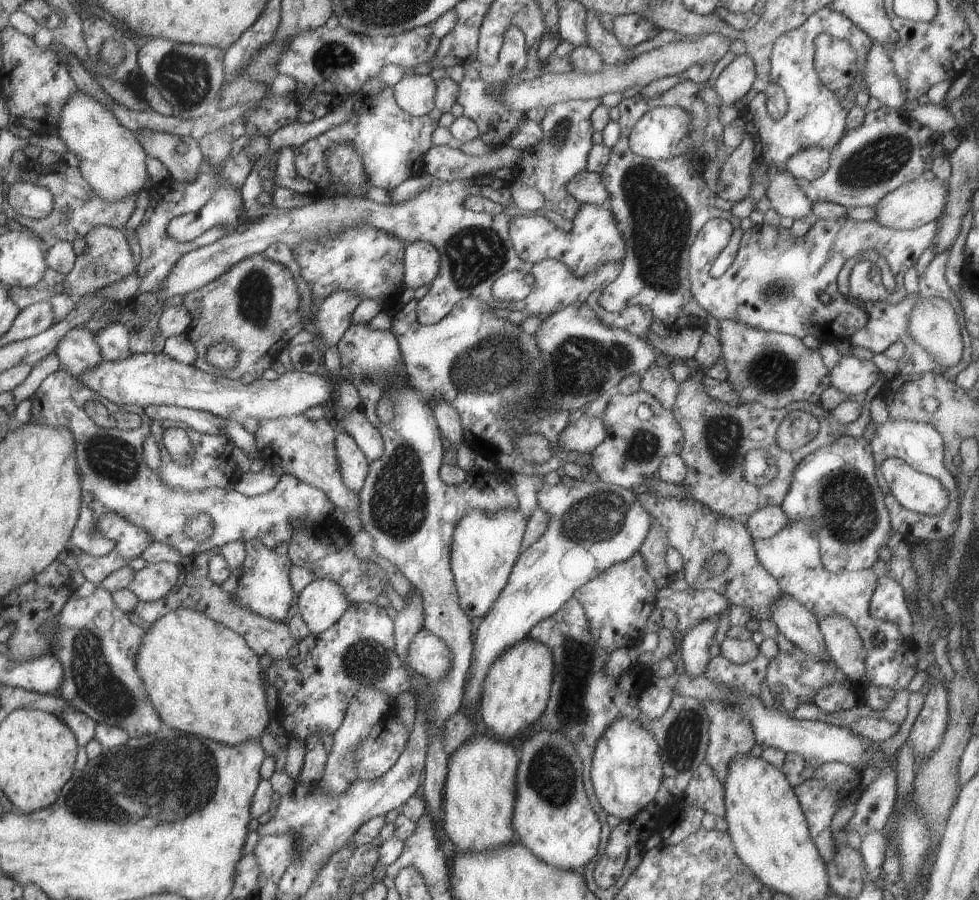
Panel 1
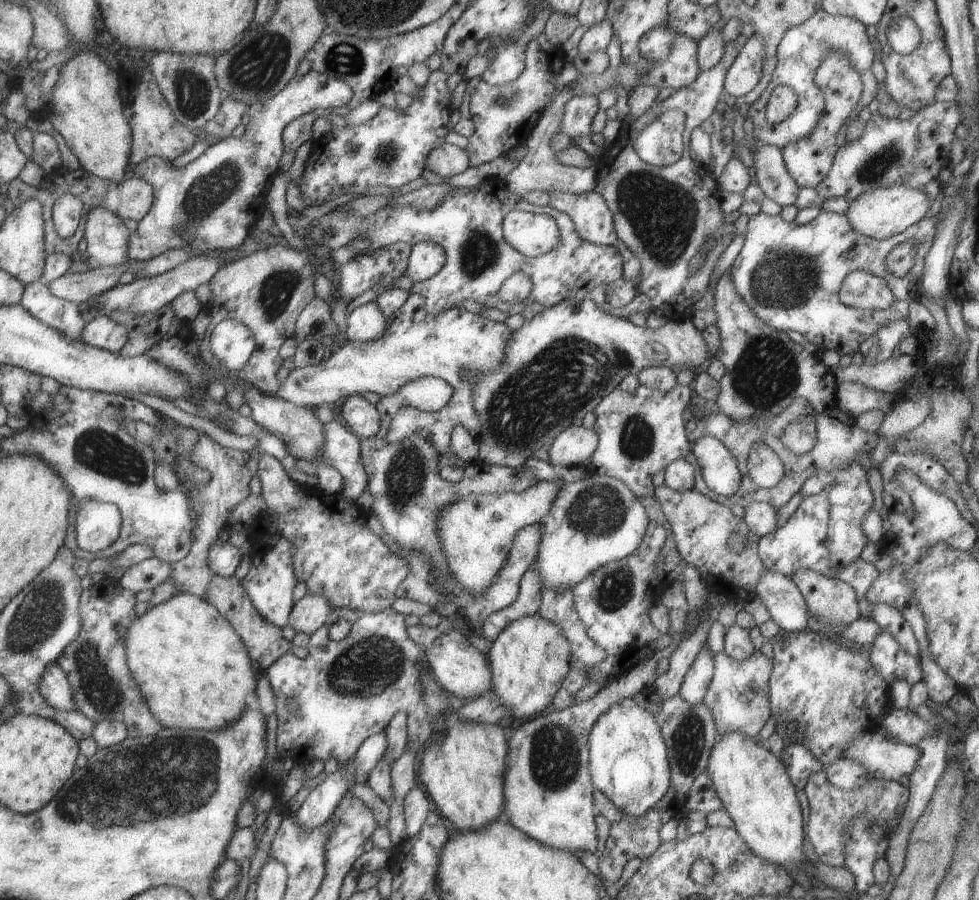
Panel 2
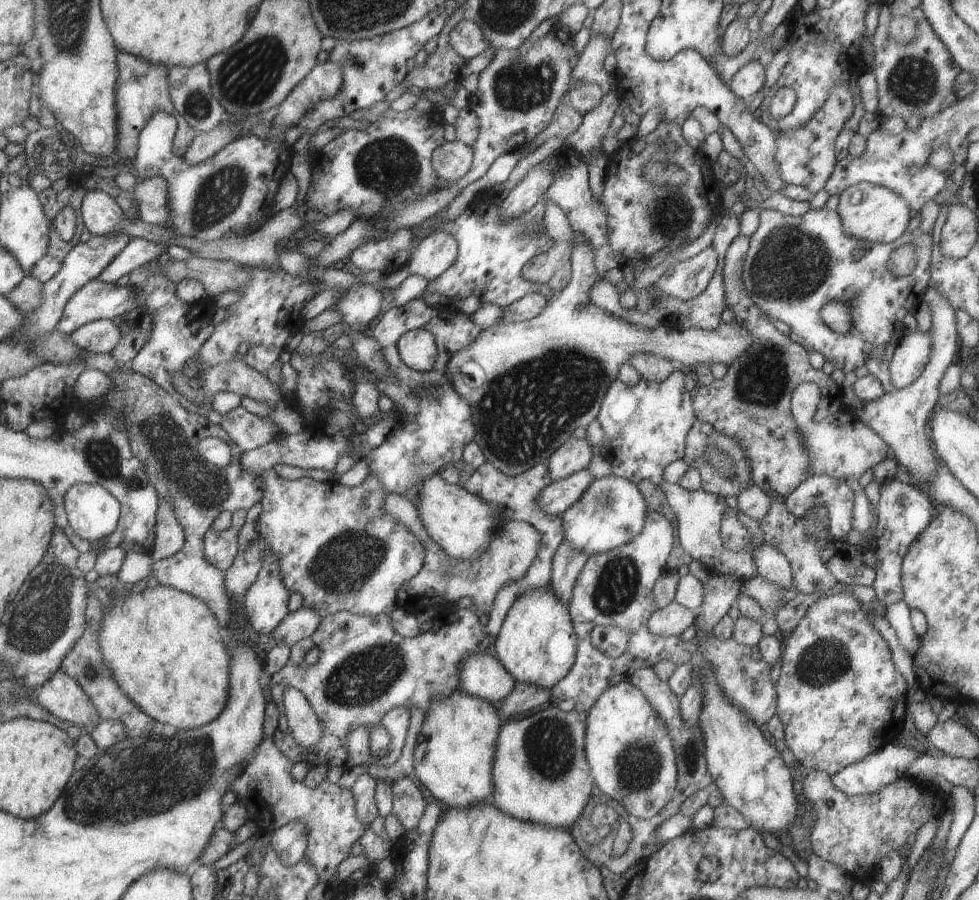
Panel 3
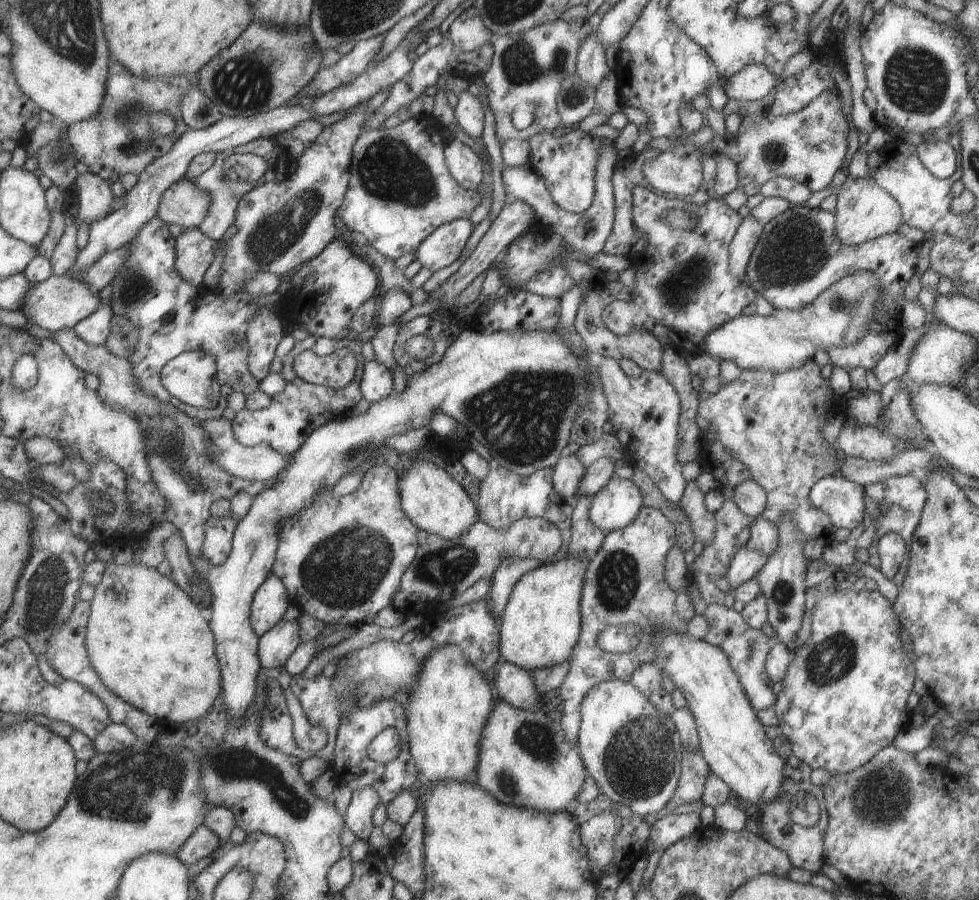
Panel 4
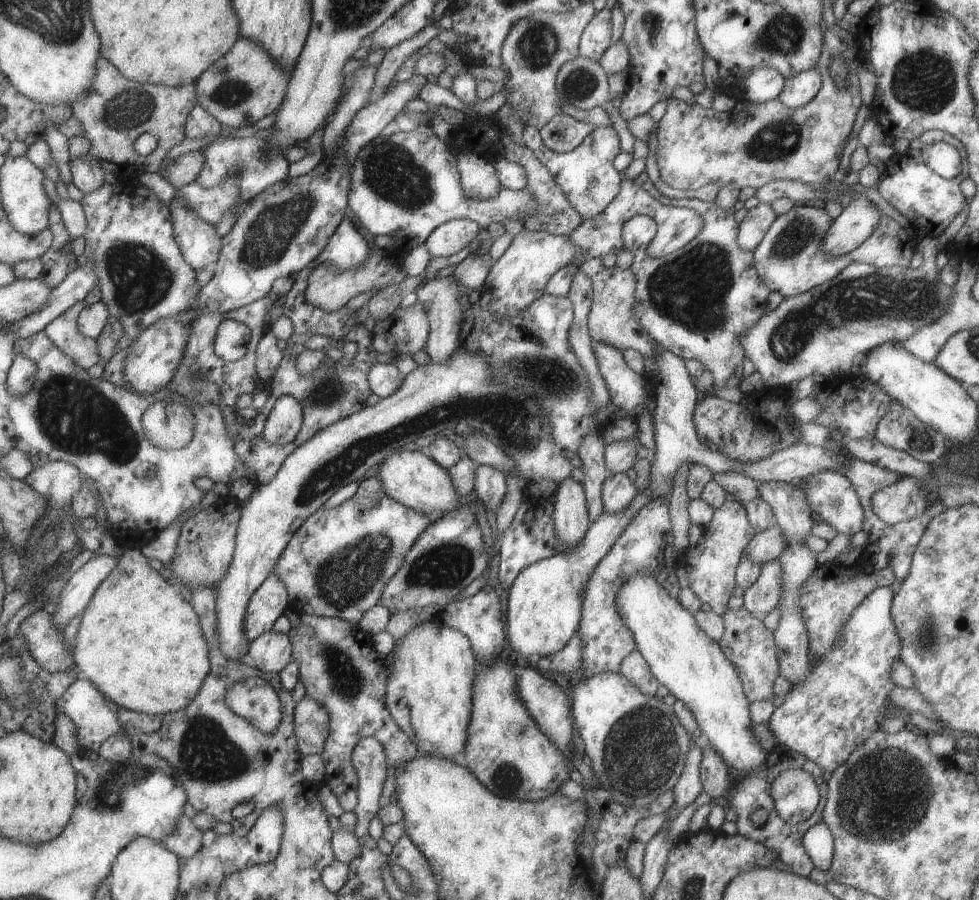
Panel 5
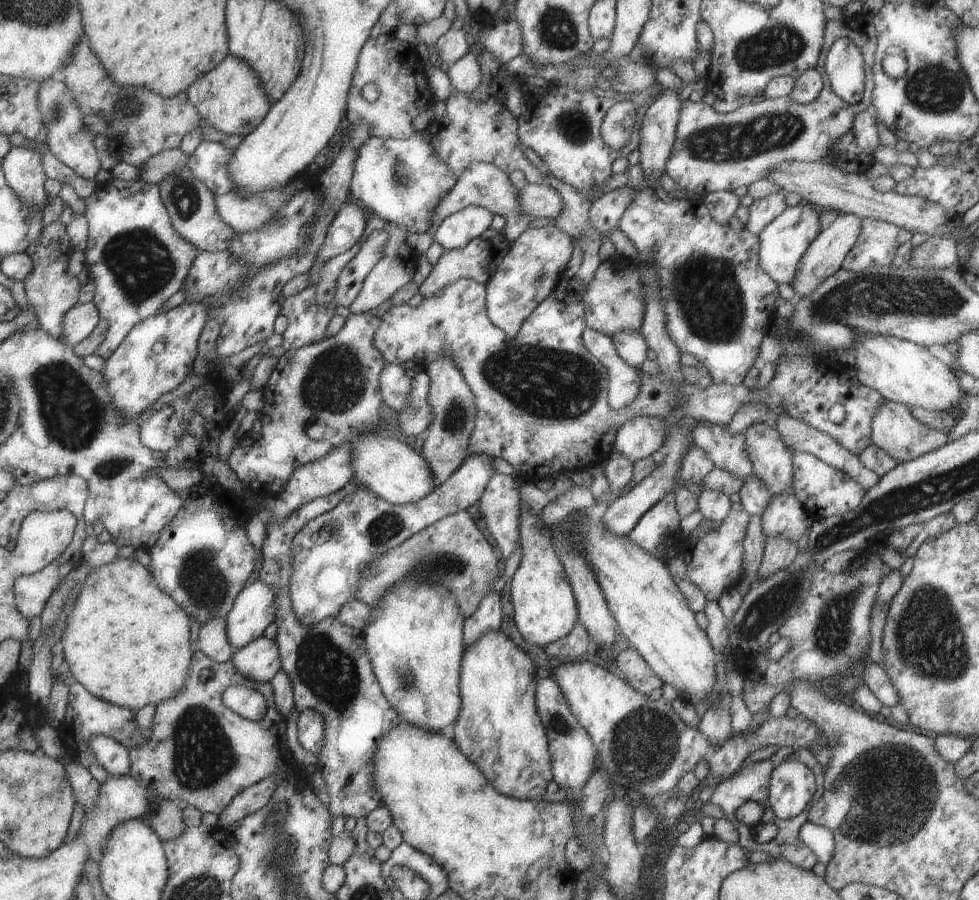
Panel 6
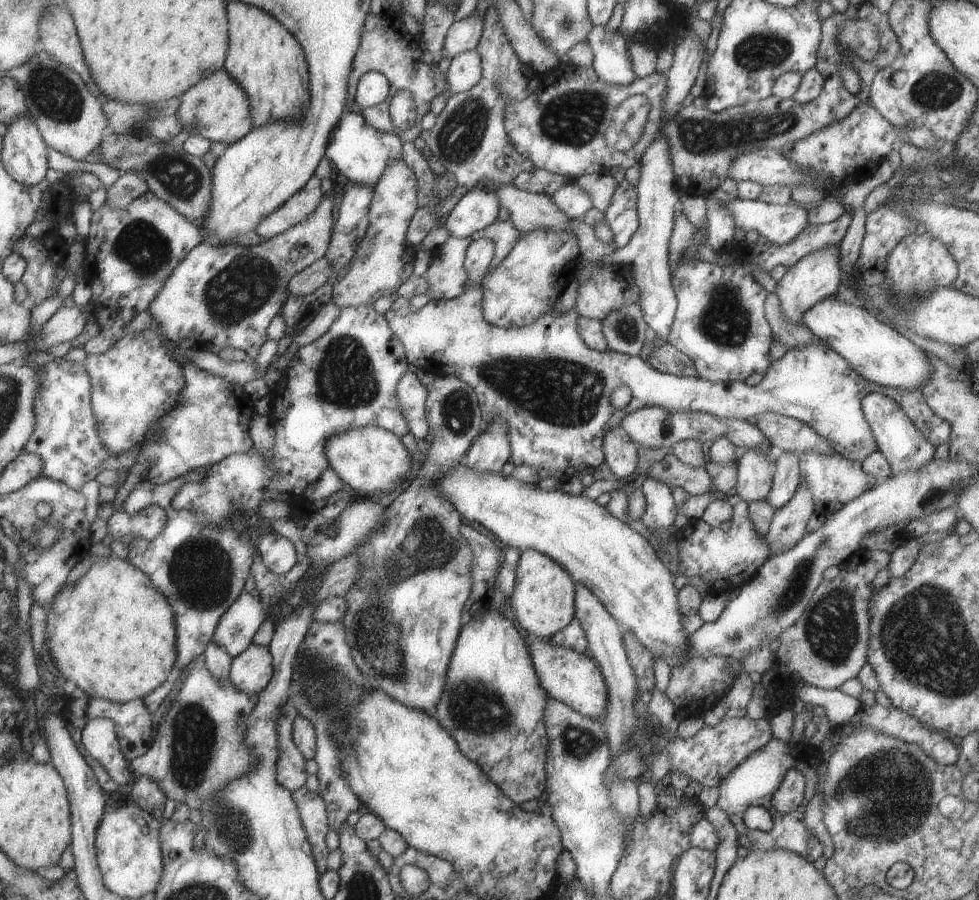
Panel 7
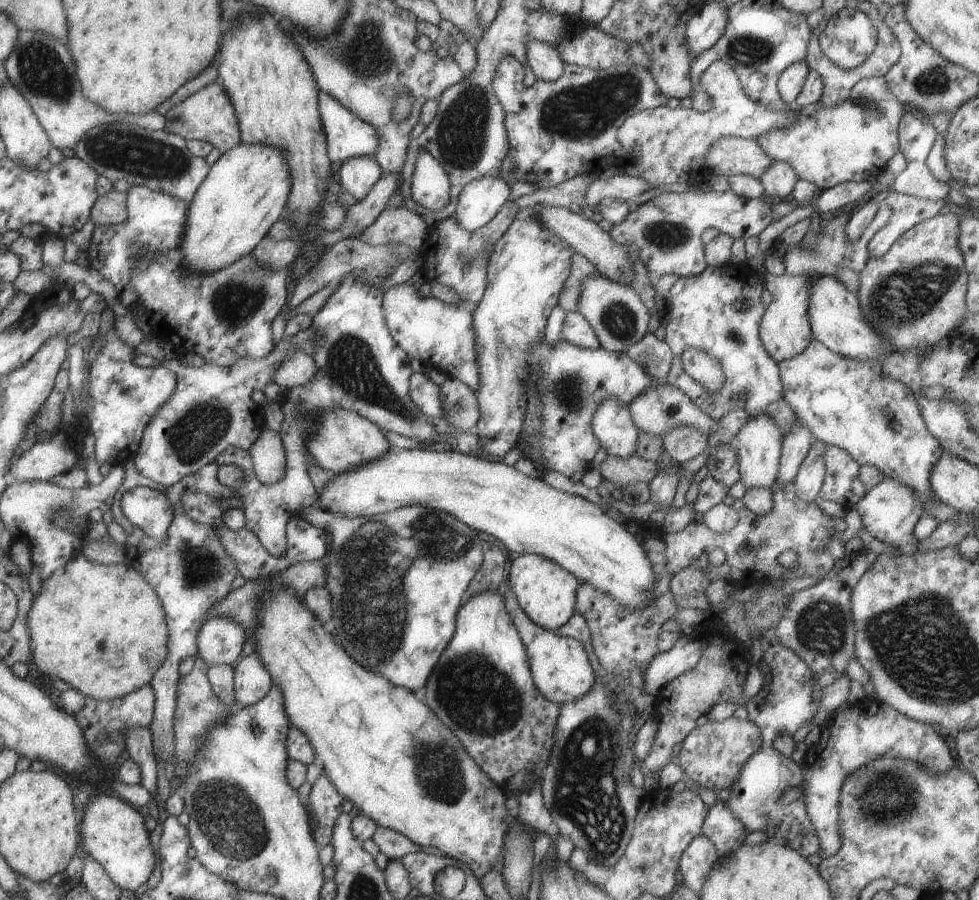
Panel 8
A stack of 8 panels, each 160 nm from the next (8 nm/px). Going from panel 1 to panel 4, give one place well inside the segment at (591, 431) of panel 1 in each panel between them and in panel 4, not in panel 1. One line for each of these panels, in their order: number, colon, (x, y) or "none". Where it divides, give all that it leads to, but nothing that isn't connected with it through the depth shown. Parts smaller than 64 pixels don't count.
2: (574, 445)
3: (573, 455)
4: (567, 472)

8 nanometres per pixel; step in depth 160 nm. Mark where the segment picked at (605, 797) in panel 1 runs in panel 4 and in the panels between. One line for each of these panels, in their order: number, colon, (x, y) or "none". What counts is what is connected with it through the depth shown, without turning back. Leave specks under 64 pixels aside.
2: (627, 757)
3: (631, 758)
4: (632, 751)

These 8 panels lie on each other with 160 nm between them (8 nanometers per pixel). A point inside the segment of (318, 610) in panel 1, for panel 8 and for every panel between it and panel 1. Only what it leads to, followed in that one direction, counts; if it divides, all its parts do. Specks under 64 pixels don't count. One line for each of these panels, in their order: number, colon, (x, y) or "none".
2: (309, 613)
3: (301, 623)
4: (274, 646)
5: (269, 652)
6: (258, 660)
7: (249, 672)
8: (251, 682)

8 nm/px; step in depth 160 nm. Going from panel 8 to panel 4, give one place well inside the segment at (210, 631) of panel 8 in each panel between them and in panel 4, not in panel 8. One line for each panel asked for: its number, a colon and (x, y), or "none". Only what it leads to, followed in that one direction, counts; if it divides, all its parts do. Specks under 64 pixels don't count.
4: (270, 601)
5: (269, 599)
6: (253, 609)
7: (235, 628)

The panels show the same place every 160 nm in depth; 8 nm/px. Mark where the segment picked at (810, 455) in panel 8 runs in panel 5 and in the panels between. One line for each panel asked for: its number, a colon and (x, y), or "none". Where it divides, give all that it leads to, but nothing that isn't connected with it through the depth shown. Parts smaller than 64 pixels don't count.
5: (760, 598)
6: (778, 552)
7: (787, 525)

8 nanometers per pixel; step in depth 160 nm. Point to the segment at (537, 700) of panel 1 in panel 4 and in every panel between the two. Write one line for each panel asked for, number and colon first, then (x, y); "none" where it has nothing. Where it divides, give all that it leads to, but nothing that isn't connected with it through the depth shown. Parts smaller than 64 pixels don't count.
2: (528, 660)
3: (536, 644)
4: (539, 626)

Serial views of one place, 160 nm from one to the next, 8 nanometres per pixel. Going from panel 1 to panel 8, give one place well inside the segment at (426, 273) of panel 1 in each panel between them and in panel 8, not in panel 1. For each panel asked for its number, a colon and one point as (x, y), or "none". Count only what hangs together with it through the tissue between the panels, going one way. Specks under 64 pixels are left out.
2: (425, 259)
3: (435, 253)
4: (443, 246)
5: (448, 238)
6: (455, 230)
7: (477, 208)
8: (480, 200)

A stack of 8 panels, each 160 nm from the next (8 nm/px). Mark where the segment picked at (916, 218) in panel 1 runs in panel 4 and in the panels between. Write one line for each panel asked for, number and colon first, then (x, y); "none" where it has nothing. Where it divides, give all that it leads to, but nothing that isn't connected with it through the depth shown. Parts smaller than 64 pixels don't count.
2: (880, 213)
3: (872, 213)
4: (864, 211)

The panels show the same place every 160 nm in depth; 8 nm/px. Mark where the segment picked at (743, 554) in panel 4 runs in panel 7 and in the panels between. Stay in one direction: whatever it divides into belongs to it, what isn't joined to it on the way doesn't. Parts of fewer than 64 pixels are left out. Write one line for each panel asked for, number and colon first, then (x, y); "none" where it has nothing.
5: (764, 546)
6: (784, 516)
7: (786, 478)

